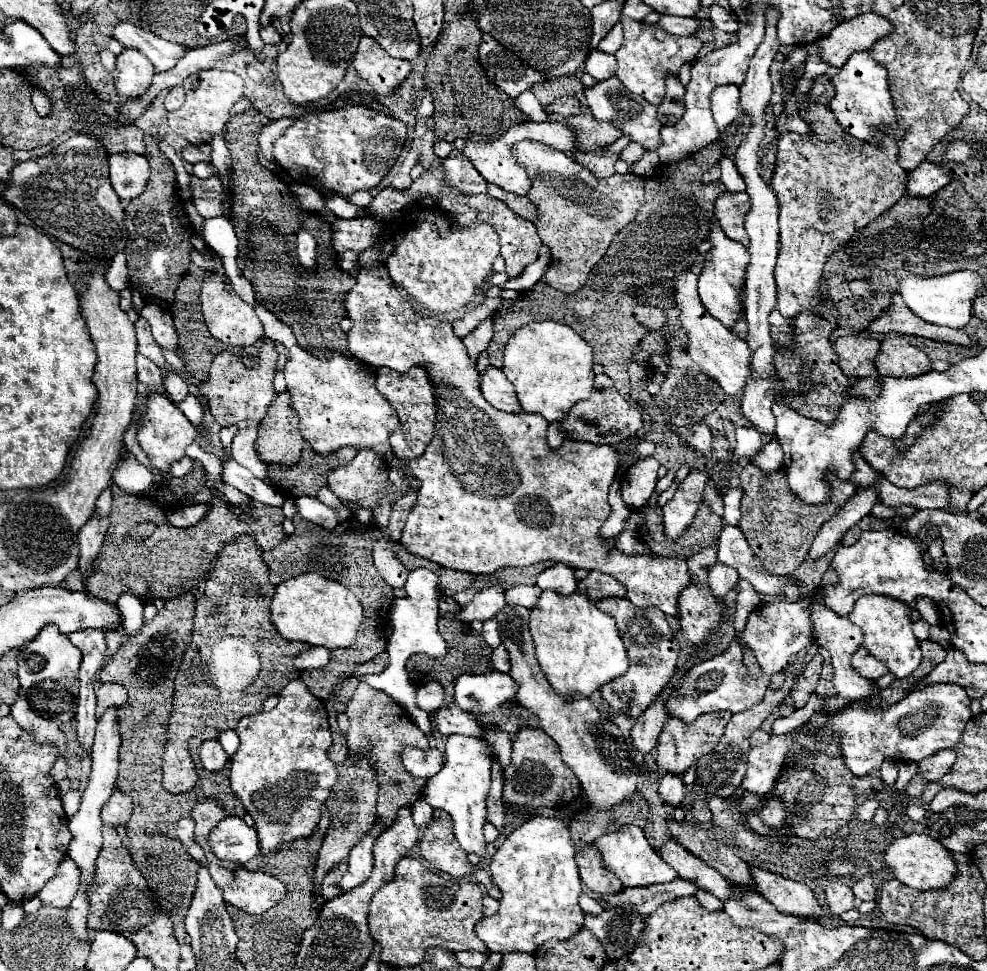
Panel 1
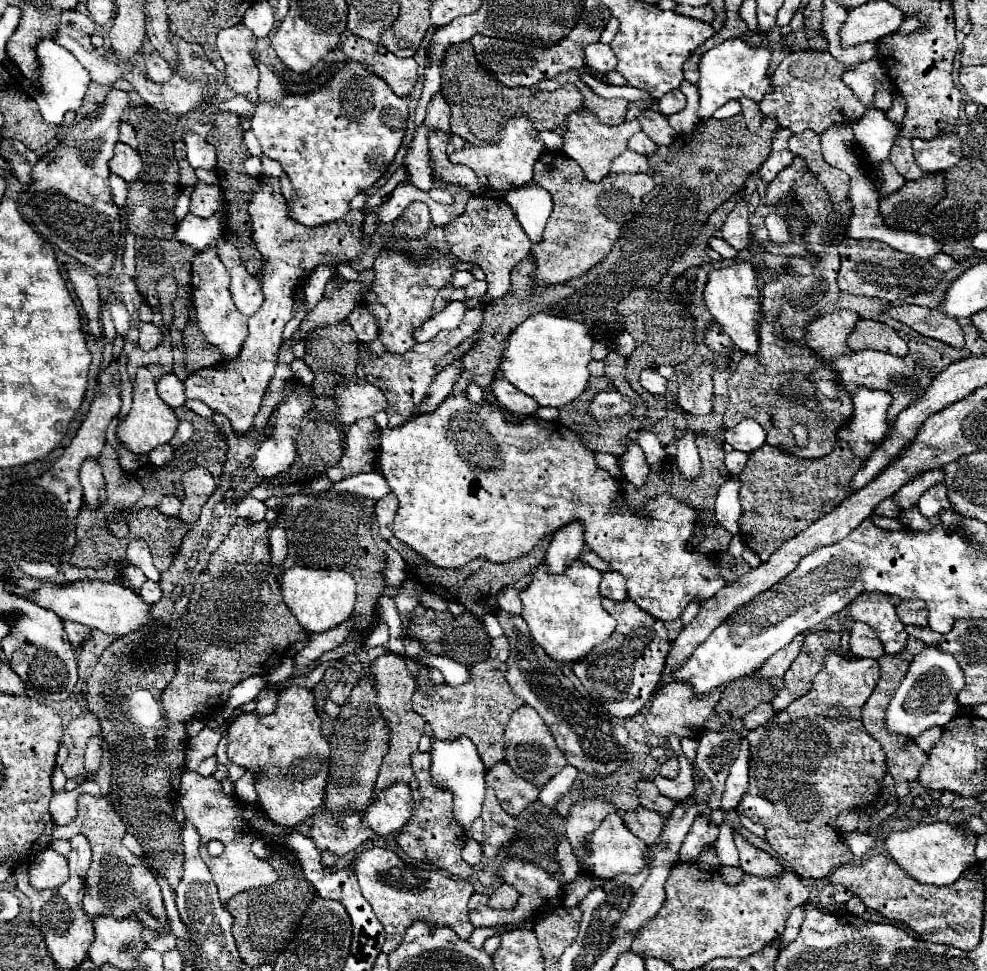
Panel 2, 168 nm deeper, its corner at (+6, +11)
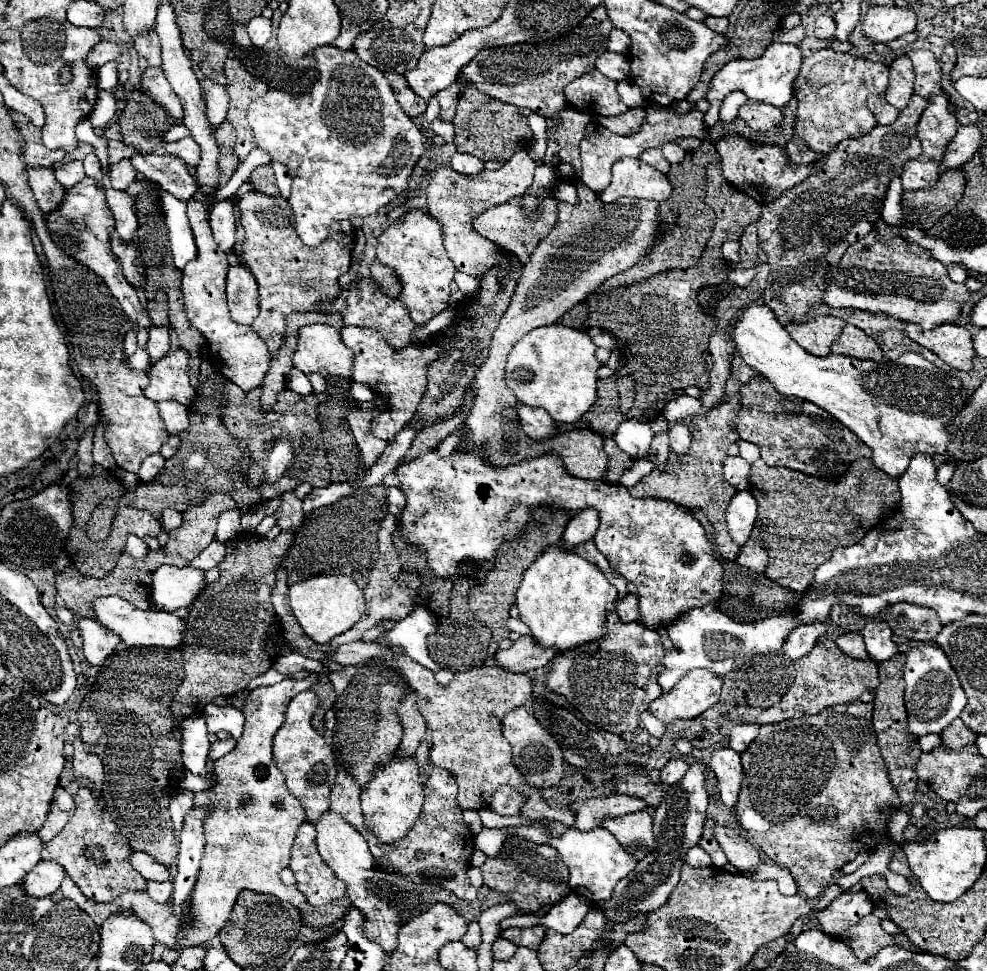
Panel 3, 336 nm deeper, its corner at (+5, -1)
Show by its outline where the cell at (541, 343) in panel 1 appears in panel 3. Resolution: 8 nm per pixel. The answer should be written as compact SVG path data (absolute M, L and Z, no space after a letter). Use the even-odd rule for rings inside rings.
M560 324L534 328L512 348L508 356L508 364L506 364L506 374L504 374L506 384L522 404L544 408L552 416L554 422L574 424L582 418L584 412L588 412L588 408L596 400L596 382L598 382L596 370L600 368L600 362L594 358L594 350L596 346L592 344L586 332L580 332L568 326L560 326Z

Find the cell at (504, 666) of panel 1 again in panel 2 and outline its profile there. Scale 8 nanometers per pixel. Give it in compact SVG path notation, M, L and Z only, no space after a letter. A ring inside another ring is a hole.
M501 636L501 638L493 638L493 640L491 640L489 656L491 656L491 658L497 658L497 660L501 660L501 662L507 662L507 654L509 654L507 638L505 638L505 636Z

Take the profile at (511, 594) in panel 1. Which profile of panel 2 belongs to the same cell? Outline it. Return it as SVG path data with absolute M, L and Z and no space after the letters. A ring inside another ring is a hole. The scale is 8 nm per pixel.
M507 586L501 590L499 596L499 610L507 612L507 614L521 614L521 600L519 600L519 590Z

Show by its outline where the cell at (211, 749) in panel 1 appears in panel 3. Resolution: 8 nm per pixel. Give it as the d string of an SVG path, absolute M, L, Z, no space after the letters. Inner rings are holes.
M230 738L230 740L216 740L216 742L212 742L212 744L210 744L210 752L208 752L208 758L214 762L214 760L222 758L224 754L232 752L232 750L234 750L234 746L236 746L234 738Z

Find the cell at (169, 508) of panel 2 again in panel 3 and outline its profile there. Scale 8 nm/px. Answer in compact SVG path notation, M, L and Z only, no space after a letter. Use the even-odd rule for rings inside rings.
M164 510L160 522L162 522L164 530L170 532L170 530L174 530L174 528L180 528L180 524L182 524L182 514L176 512L176 510Z

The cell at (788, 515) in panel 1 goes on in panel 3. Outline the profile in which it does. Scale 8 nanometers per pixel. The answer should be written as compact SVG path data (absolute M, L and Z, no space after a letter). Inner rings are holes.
M870 458L854 460L848 466L848 470L834 480L824 480L824 478L808 476L804 472L786 470L786 468L770 468L764 462L756 462L752 464L750 489L758 504L758 522L762 524L760 540L764 542L764 548L770 558L764 574L772 582L796 592L806 590L804 586L814 578L814 570L822 562L830 560L830 550L834 550L836 546L848 546L858 542L860 538L866 536L870 528L882 522L884 508L896 510L900 504L898 478L886 476L886 472L882 472L880 468L874 468Z

